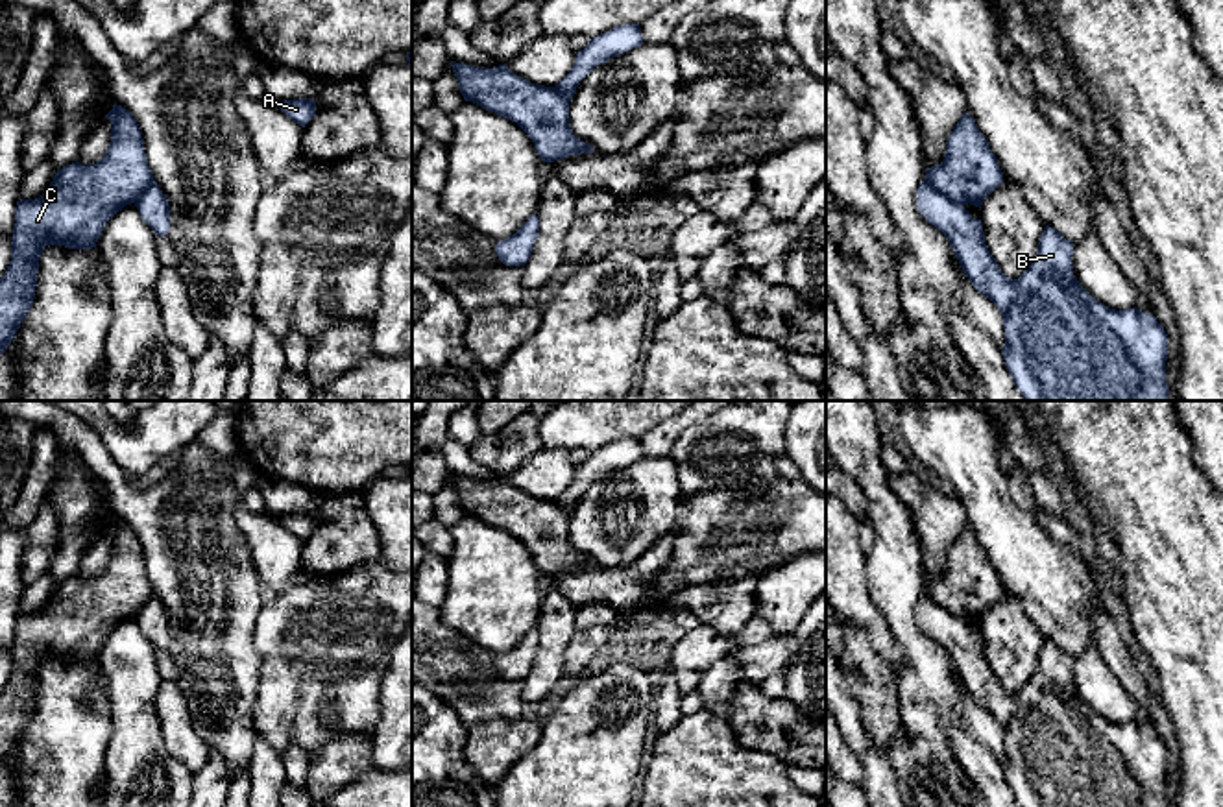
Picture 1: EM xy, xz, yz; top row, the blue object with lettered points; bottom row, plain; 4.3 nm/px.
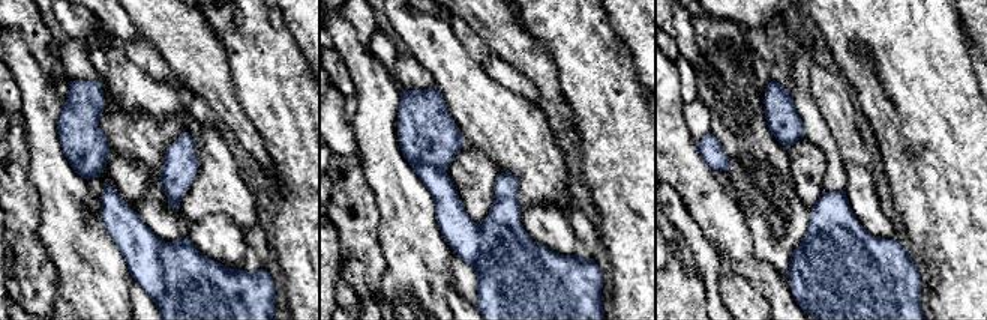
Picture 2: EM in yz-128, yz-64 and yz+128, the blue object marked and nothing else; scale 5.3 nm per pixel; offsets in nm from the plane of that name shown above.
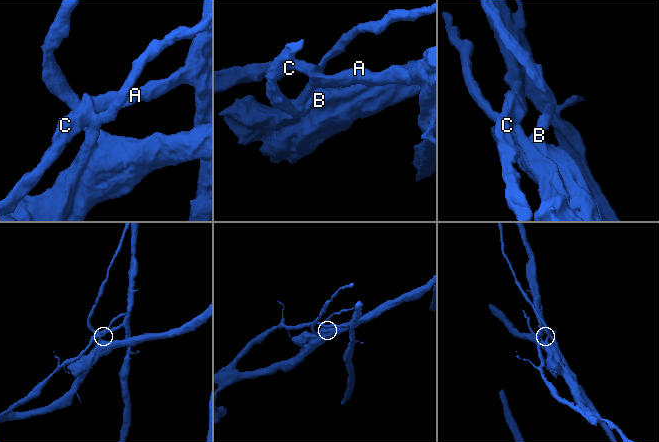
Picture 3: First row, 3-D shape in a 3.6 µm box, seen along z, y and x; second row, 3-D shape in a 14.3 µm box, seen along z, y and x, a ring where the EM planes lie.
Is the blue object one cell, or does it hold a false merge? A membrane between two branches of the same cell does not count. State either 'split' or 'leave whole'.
split

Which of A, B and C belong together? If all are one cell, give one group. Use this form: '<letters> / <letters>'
A C / B

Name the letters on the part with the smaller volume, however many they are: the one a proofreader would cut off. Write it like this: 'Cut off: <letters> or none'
Cut off: A, C

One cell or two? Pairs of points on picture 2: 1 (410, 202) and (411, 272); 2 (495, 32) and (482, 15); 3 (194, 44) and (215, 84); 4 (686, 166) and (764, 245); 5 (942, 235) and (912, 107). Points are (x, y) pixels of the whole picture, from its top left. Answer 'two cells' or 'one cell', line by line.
1: one cell
2: one cell
3: one cell
4: two cells
5: one cell

